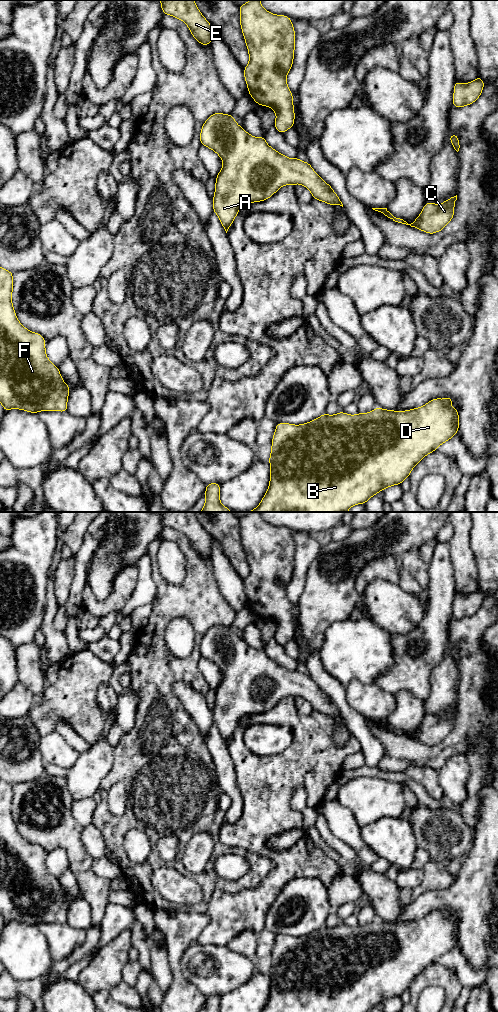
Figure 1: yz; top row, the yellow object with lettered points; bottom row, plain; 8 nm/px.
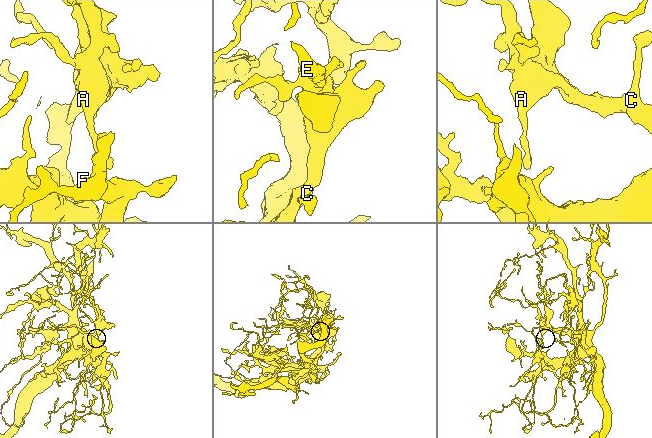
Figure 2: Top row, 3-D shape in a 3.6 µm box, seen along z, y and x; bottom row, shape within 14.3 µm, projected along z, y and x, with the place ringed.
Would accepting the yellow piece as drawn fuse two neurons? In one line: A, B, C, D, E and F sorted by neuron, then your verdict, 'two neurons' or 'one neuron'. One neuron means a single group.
A B C D E F; one neuron

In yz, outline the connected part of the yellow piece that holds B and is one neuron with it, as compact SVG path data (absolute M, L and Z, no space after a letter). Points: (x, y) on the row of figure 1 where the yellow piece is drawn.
M451 397L445 399L435 398L425 405L405 411L394 411L376 407L369 413L358 413L356 415L346 414L342 411L335 415L324 413L320 417L300 425L290 423L277 423L272 447L269 457L270 482L260 504L248 512L347 512L352 506L364 504L378 492L393 485L400 485L409 477L412 469L428 454L434 452L440 445L451 439L459 430L459 414L450 403L454 401Z

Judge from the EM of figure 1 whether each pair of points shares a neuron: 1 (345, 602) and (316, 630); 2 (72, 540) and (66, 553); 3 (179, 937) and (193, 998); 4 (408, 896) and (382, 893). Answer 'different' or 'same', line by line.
1: same
2: different
3: same
4: different

